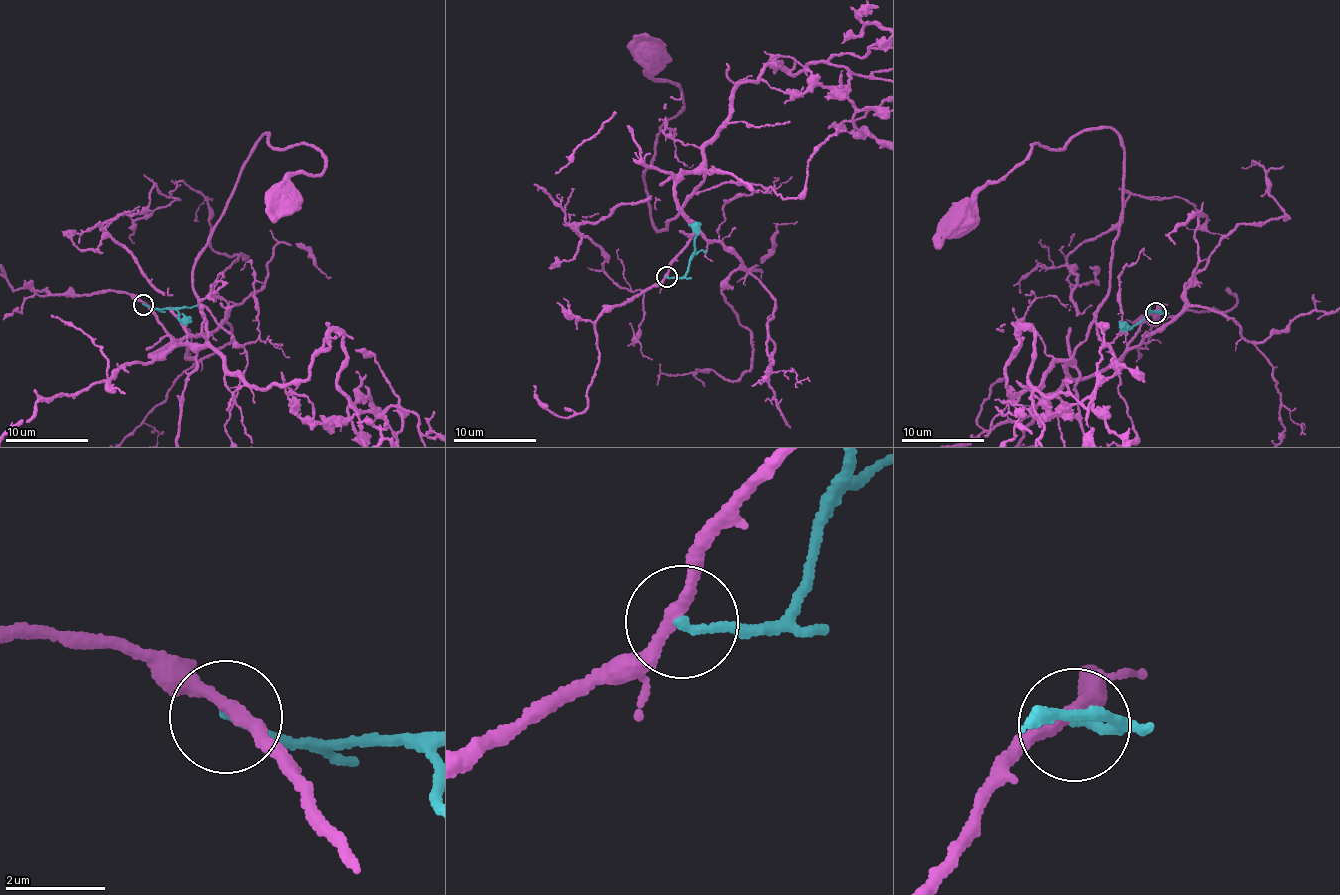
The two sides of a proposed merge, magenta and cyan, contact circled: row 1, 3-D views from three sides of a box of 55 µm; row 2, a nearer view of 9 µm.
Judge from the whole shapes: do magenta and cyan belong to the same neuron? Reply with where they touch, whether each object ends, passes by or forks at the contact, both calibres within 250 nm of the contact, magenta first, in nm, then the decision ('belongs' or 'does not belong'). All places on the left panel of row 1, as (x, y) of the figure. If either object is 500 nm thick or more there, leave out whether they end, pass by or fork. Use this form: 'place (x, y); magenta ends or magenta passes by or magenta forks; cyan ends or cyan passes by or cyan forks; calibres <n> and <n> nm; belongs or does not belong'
place (143, 304); magenta passes by; cyan ends; calibres 240 and 160 nm; does not belong

